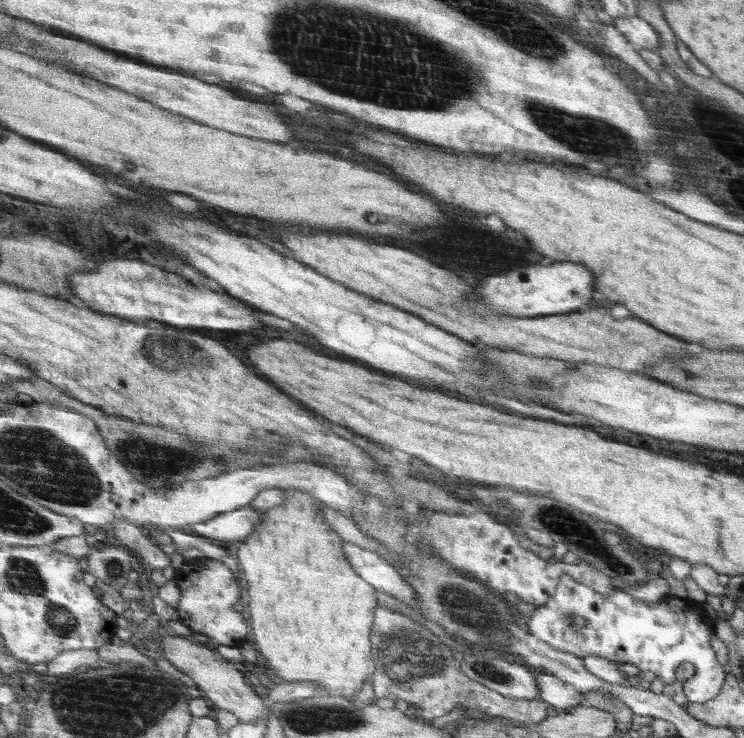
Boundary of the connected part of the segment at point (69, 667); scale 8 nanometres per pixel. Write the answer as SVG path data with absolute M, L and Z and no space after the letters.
M80 648L80 650L64 650L60 656L56 656L54 660L47 663L46 675L67 676L74 674L75 669L84 664L92 668L108 665L106 662L100 660L97 650L88 650L87 648Z

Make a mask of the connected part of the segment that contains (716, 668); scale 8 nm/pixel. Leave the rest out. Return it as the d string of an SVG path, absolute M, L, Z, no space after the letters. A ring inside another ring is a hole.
M563 575L555 594L545 605L528 615L523 626L530 635L547 642L556 650L570 652L581 659L594 655L634 664L641 671L656 674L666 686L671 686L676 680L678 666L689 661L695 670L694 675L683 684L689 702L714 699L721 691L720 684L724 684L724 678L727 678L710 646L710 636L714 633L710 618L702 612L702 606L696 606L696 602L688 606L680 597L668 595L651 603L628 594L604 596L591 586L580 584L574 577ZM573 616L585 618L588 625L576 631L572 628Z

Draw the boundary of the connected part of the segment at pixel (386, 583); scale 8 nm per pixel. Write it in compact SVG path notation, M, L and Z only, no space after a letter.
M344 541L344 551L355 571L368 584L410 606L415 603L415 590L387 560L351 542Z

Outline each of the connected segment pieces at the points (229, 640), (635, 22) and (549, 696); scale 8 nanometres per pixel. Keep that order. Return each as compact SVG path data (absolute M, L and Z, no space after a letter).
M211 558L197 559L192 563L184 563L176 570L176 584L181 590L181 597L176 611L179 620L192 631L208 635L224 646L239 647L248 636L246 620L240 612L232 610L232 606L240 600L240 587L232 570L228 570L222 561Z
M637 14L633 17L614 17L614 27L637 47L658 50L660 37L651 24Z
M534 670L540 700L551 704L559 712L574 709L585 701L575 687L544 670Z

